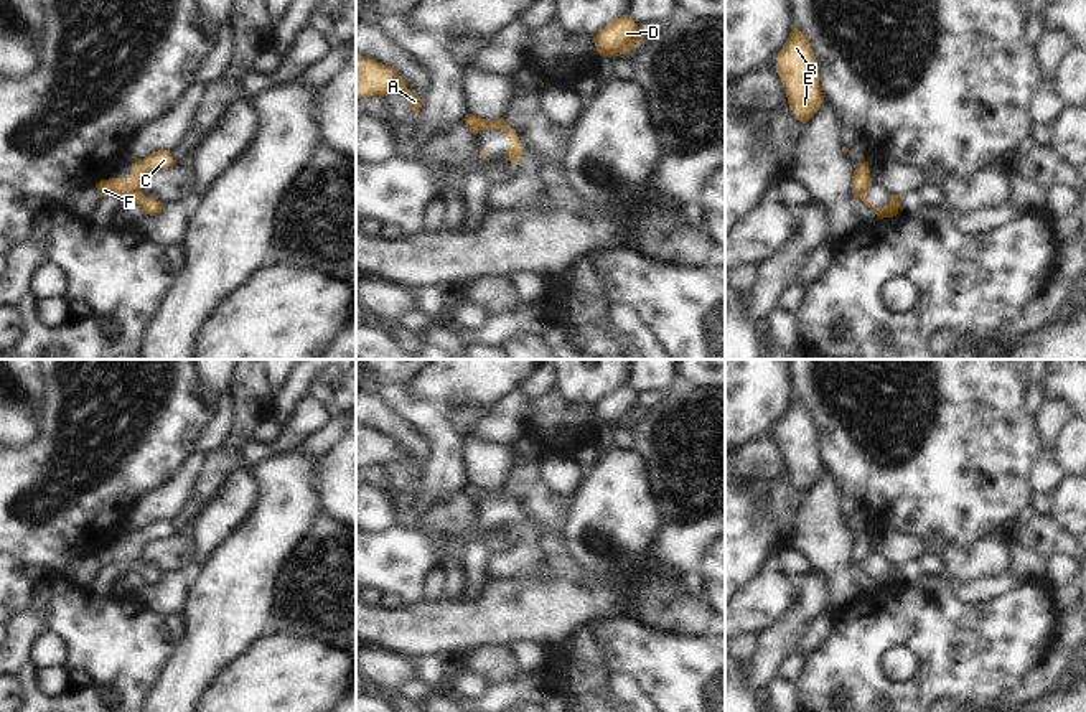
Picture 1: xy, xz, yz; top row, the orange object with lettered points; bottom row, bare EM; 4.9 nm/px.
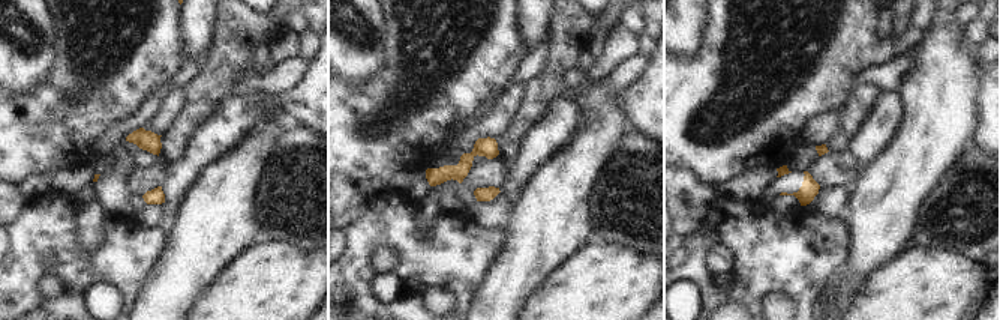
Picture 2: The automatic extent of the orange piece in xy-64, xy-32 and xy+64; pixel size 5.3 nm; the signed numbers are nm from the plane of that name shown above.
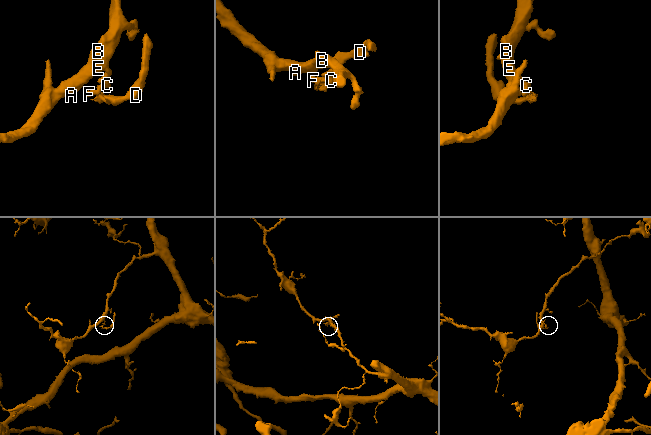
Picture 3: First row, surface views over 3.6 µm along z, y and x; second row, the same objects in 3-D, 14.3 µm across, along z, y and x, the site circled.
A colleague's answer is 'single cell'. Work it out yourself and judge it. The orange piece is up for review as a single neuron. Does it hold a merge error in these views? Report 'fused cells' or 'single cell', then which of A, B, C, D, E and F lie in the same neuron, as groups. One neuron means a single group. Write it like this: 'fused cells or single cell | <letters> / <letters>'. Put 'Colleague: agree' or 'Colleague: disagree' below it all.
fused cells | A B C E F / D
Colleague: disagree

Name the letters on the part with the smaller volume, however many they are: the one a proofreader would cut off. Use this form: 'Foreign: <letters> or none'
Foreign: D

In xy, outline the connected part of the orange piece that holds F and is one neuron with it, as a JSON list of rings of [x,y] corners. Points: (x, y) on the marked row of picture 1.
[[[158,150],[150,153],[140,162],[130,165],[129,178],[109,178],[101,180],[96,188],[101,198],[114,194],[132,194],[142,190],[143,178],[152,171],[165,171],[170,166],[176,165],[168,150]]]

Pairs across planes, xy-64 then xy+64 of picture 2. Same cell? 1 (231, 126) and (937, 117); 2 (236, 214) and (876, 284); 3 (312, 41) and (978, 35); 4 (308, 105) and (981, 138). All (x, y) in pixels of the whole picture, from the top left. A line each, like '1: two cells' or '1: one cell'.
1: two cells
2: two cells
3: one cell
4: one cell

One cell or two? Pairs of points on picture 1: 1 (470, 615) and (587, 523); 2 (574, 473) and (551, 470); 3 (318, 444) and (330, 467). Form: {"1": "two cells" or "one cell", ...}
{"1": "two cells", "2": "one cell", "3": "two cells"}

